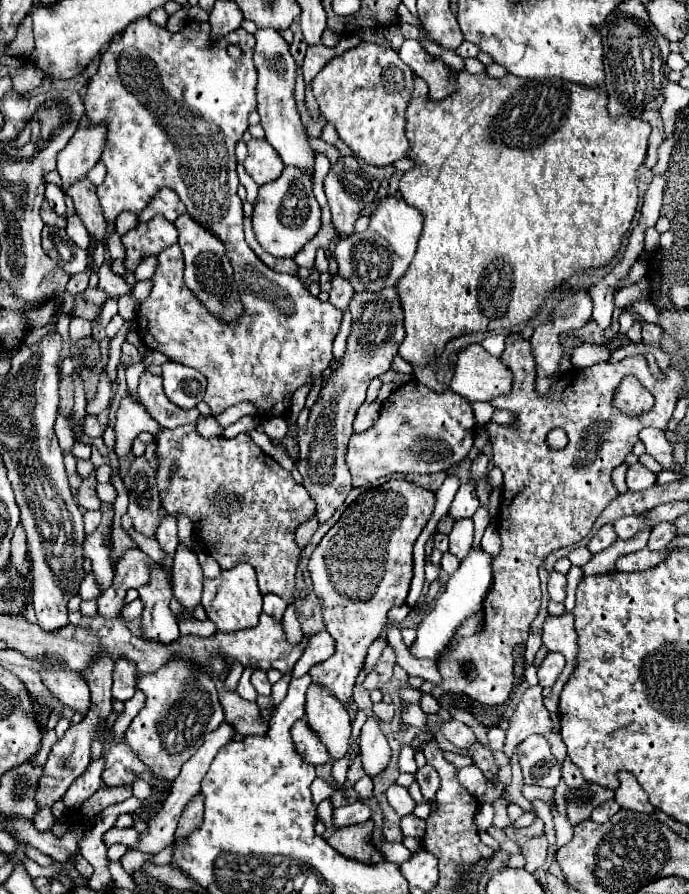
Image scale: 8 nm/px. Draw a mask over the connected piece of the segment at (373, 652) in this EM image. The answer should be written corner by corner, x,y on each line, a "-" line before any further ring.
377,639
369,648
364,662
364,668
369,673
374,668
382,650
388,645
387,640

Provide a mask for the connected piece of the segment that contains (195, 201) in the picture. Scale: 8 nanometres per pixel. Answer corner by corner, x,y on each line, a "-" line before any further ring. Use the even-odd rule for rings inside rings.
138,18
136,22
132,22
122,34
120,38
112,40
110,46
102,52
100,56
100,68
96,72
96,76
90,78
88,82
88,90
86,90
86,96
84,96
84,106
86,106
86,116
92,124
98,124
102,120
108,120
108,140
106,140
106,146
104,146
104,152
102,152
102,162
106,164
106,178
104,182
98,186
98,198
100,198
100,204
102,204
102,210
104,210
104,216
110,224
114,224
116,216
124,210
130,210
134,214
138,214
140,210
146,208
146,204
151,201
154,194
168,186
172,190
176,190
176,194
180,196
180,200
186,204
186,210
188,214
200,224
204,226
210,234
216,234
216,238
220,238
220,242
224,242
224,248
226,248
226,254
228,254
228,260
232,262
232,268
234,268
234,282
236,282
236,288
240,292
240,302
244,306
244,312
242,312
242,318
238,318
236,322
224,322
222,318
214,316
212,312
208,312
208,308
188,290
188,286
184,284
182,280
182,270
184,270
184,264
182,264
182,252
180,252
180,246
170,246
166,250
162,250
162,254
158,256
158,266
156,266
156,272
152,276
152,290
150,290
150,296
140,304
138,308
138,334
142,338
142,342
146,344
146,348
150,350
156,350
156,352
162,352
166,354
170,360
174,362
180,362
180,364
186,364
190,368
196,368
200,370
204,376
206,376
206,394
204,394
204,402
212,408
212,414
218,416
222,414
228,406
232,404
238,404
238,402
252,402
256,404
264,416
284,416
286,412
290,412
290,400
292,400
292,394
306,382
306,378
320,378
320,374
324,374
324,370
330,368
330,362
332,362
332,342
338,334
338,328
340,328
340,322
342,322
342,312
336,310
336,306
332,306
330,302
320,302
318,298
314,298
300,282
300,278
296,278
294,274
280,274
280,272
274,272
270,270
254,252
252,248
246,244
244,240
244,228
242,228
242,200
238,198
236,194
236,188
238,188
238,174
236,174
236,156
234,156
234,146
236,142
242,140
242,134
246,132
248,128
248,114
252,110
256,110
256,66
254,66
254,60
252,60
252,48
254,48
254,36
248,34
246,30
238,28
234,30
232,34
220,38
216,42
216,46
208,46
210,44
210,24
208,22
194,22
190,20
180,32
172,34
168,32
166,28
160,28
158,24
154,24
150,18
-
230,44
236,44
240,46
242,50
242,56
240,58
230,58
226,48

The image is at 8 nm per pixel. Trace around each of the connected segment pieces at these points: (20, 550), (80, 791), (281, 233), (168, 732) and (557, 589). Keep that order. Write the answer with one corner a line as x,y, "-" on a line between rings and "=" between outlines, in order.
21,523
18,524
11,541
11,559
17,571
25,577
28,573
28,563
26,560
26,535
=
104,758
92,762
88,766
88,770
70,786
70,790
64,794
64,802
70,810
78,810
84,800
88,800
100,786
100,774
102,774
102,766
104,766
=
284,168
282,176
260,186
258,204
254,206
254,234
260,246
276,258
294,258
302,246
316,236
320,228
320,206
312,192
312,180
296,168
=
172,658
156,674
136,678
136,688
144,692
146,702
126,730
126,744
158,778
172,782
180,774
182,764
204,744
204,736
224,720
214,682
198,666
188,666
184,658
=
552,570
550,572
550,578
548,578
548,594
550,594
550,600
554,602
564,602
566,598
566,576

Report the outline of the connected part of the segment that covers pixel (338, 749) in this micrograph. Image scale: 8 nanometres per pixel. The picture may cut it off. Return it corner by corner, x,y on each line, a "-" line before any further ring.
312,684
308,694
306,694
306,714
304,714
308,726
312,728
312,732
316,732
316,736
320,740
324,740
324,746
330,754
332,760
340,760
348,748
350,748
350,734
352,734
352,722
348,712
344,710
344,706
340,704
340,700
336,700
332,694
328,694
328,690

